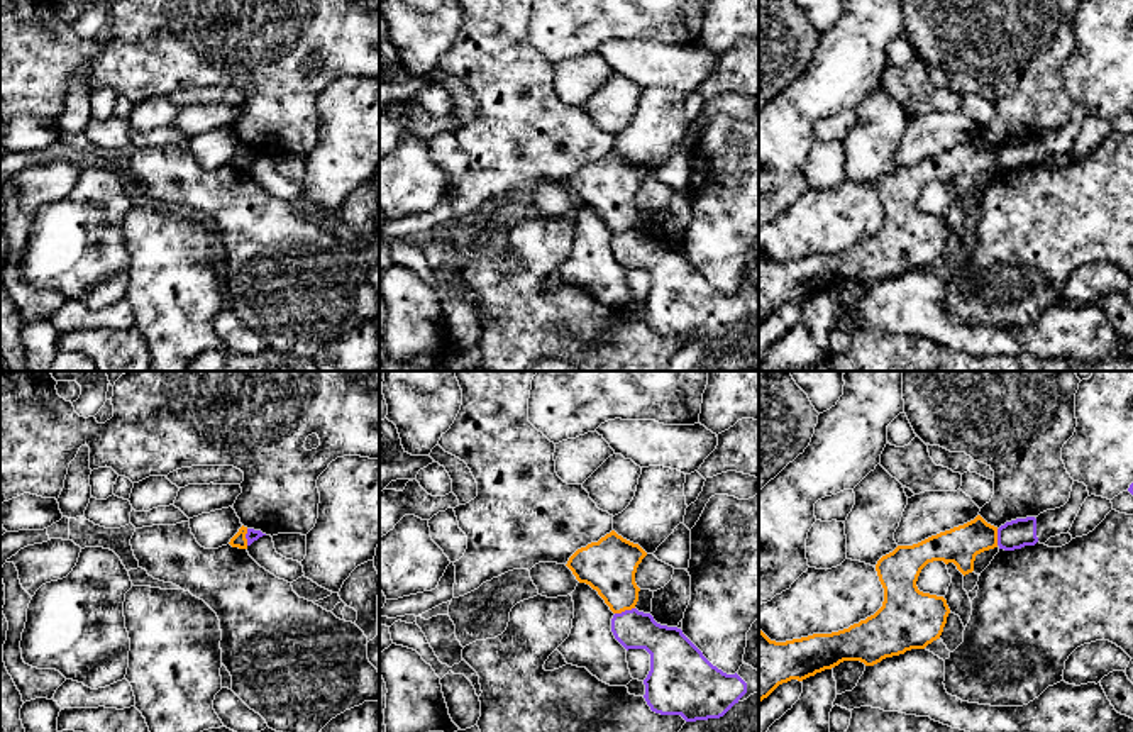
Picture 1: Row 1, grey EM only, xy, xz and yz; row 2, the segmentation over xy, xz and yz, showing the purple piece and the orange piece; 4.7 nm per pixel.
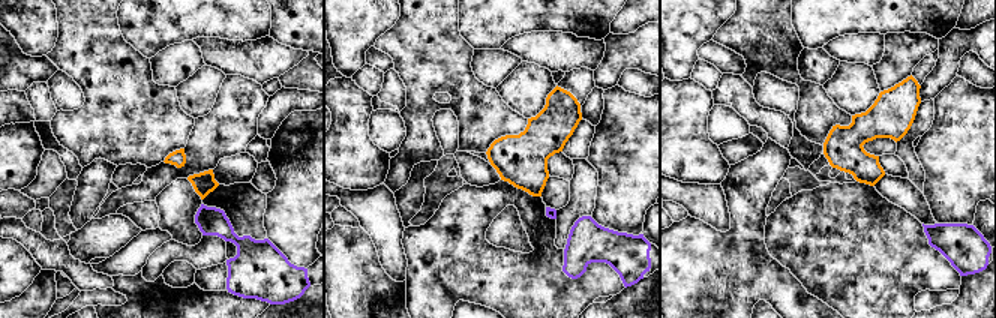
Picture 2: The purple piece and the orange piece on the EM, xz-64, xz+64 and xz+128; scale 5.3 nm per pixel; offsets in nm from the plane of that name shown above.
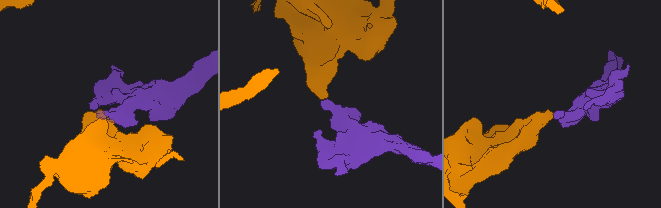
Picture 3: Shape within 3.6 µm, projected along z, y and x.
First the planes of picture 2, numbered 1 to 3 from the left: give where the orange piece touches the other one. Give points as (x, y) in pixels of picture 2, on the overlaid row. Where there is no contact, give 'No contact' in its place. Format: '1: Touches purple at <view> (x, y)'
1: No contact
2: No contact
3: No contact

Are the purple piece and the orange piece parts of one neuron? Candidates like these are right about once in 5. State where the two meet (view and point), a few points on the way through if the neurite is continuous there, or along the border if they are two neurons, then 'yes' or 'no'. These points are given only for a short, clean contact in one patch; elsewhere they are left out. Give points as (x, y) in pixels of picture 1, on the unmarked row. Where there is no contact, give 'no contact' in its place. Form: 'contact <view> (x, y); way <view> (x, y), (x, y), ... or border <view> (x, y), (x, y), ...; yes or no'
contact xz (624, 232); border xz (634, 227), (615, 234); no

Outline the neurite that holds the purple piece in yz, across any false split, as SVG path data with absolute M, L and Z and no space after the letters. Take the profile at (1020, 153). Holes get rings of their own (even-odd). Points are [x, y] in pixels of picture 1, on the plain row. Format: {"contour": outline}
{"contour": "M1016 139L1006 142L998 149L998 166L1004 171L1021 169L1025 166L1035 166L1038 163L1036 158L1036 139Z"}

